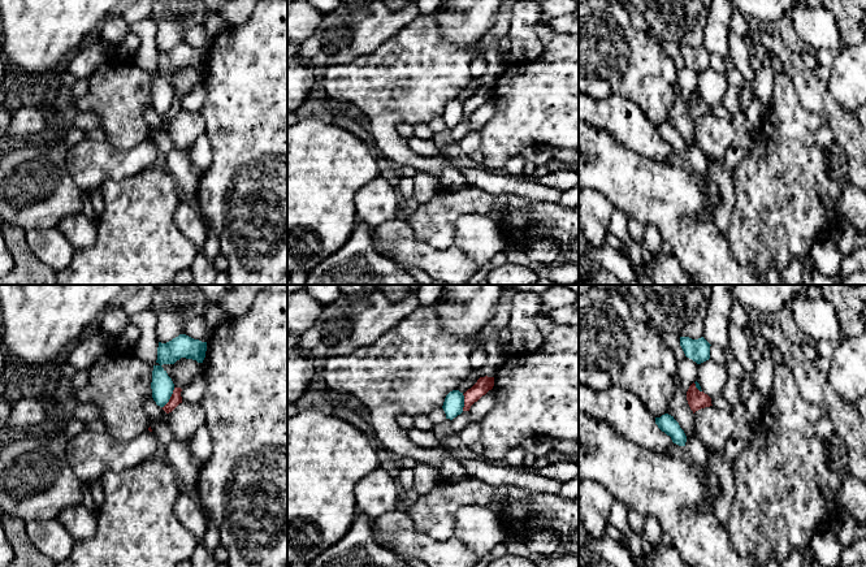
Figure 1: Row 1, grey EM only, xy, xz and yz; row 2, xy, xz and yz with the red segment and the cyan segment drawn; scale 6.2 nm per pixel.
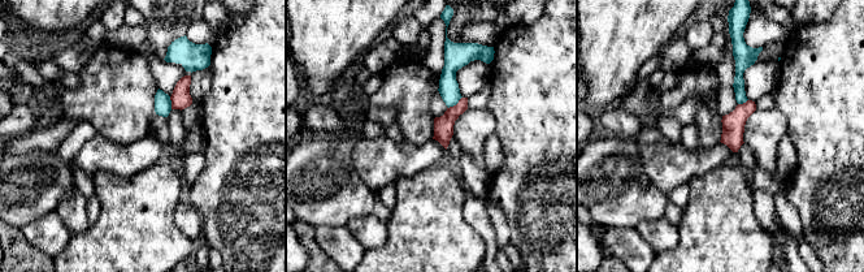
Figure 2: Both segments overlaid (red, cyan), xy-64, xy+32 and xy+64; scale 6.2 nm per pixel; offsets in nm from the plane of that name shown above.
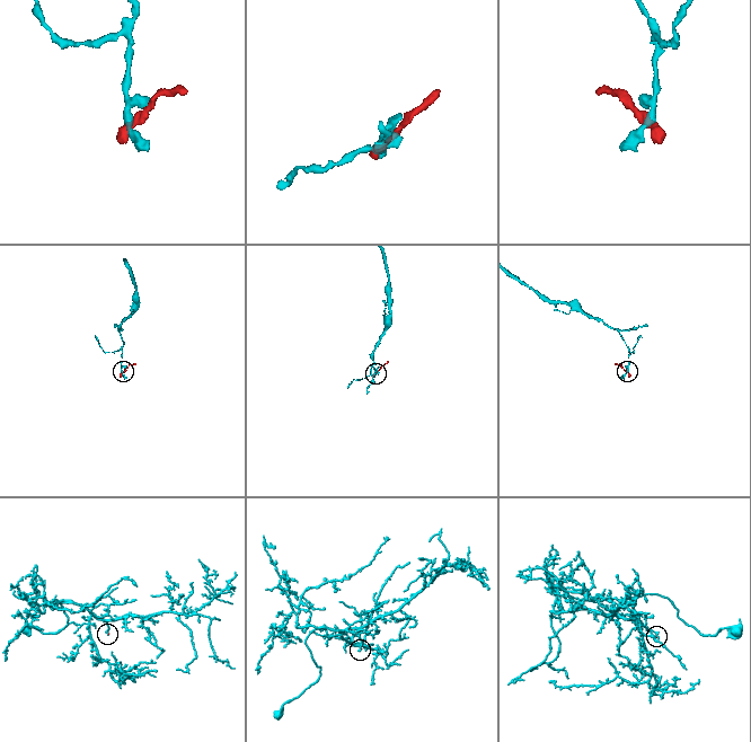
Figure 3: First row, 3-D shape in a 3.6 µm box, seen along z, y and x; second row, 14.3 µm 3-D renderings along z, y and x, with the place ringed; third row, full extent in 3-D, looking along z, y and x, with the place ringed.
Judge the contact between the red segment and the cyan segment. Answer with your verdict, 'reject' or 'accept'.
reject

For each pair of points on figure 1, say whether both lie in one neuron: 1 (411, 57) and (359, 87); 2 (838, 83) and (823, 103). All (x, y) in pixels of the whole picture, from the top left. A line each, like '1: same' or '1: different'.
1: same
2: different

